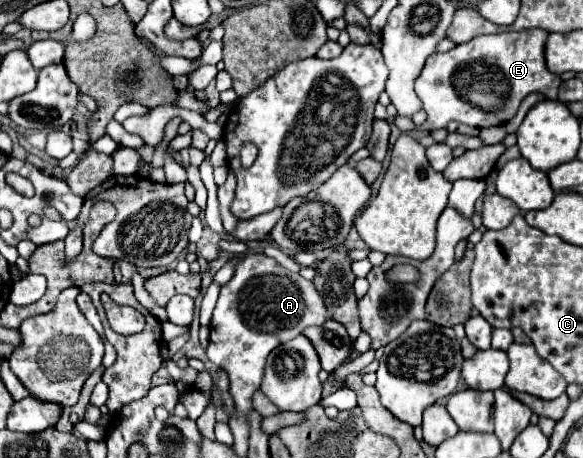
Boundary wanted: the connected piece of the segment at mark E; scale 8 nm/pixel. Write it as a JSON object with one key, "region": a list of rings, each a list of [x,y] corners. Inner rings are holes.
{"region":[[[523,29],[523,31],[507,31],[507,33],[495,33],[495,35],[479,35],[467,43],[461,43],[453,47],[447,53],[433,53],[419,79],[415,81],[415,91],[419,99],[423,101],[423,109],[427,113],[425,131],[443,129],[449,125],[449,121],[459,121],[473,127],[493,127],[503,125],[511,117],[515,117],[521,101],[529,93],[543,93],[549,99],[557,99],[557,89],[561,85],[561,77],[551,73],[545,65],[545,43],[549,33],[543,29]],[[473,63],[483,63],[485,73],[475,75],[479,81],[479,91],[471,89],[465,91],[457,89],[453,85],[455,75],[467,71]],[[491,75],[495,75],[495,85],[491,83]]]}

